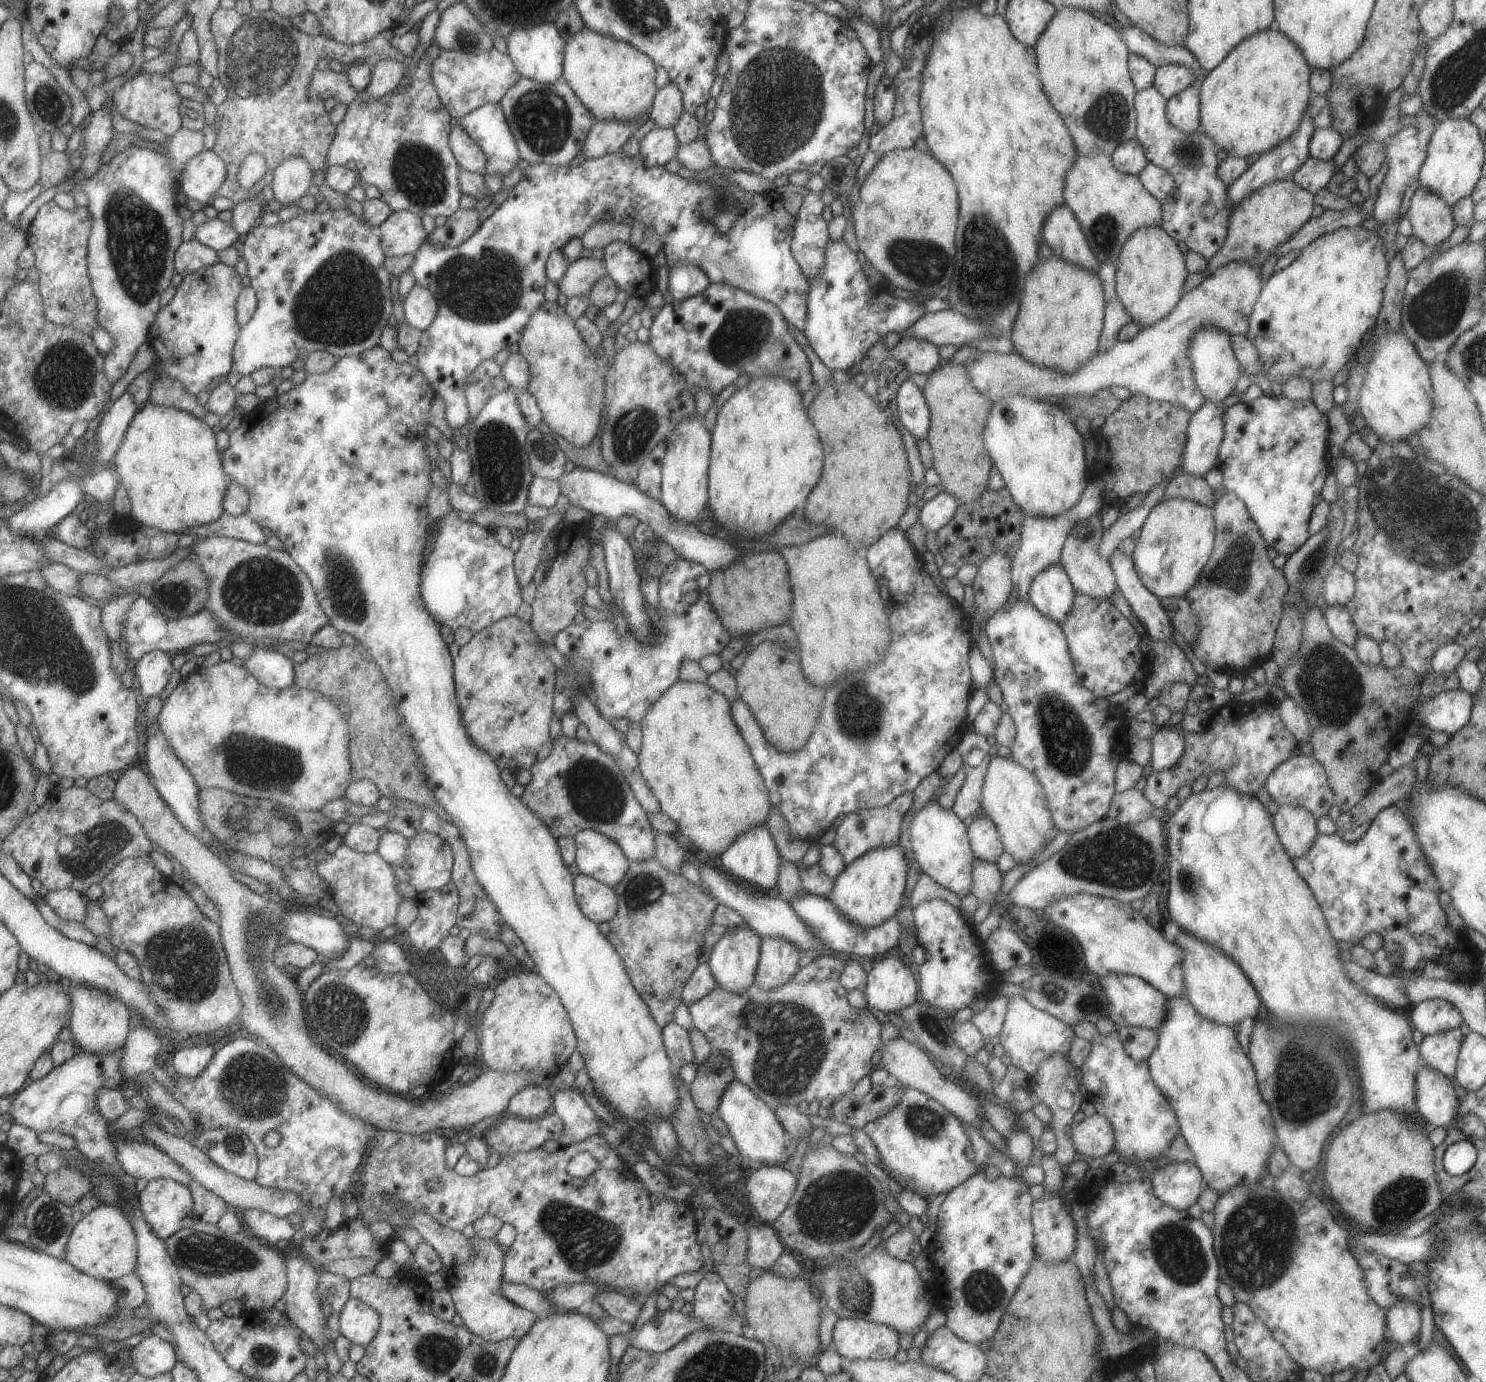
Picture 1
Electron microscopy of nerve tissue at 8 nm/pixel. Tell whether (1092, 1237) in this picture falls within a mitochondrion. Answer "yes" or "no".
no

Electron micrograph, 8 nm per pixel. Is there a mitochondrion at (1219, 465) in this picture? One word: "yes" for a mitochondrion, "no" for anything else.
no

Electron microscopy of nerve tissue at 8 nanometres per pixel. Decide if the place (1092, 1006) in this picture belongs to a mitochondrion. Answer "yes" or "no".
yes

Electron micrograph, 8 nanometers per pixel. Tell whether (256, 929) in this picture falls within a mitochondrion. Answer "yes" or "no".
yes

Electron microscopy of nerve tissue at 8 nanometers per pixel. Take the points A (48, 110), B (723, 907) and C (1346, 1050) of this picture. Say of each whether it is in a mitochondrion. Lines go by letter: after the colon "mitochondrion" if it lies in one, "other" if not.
A: mitochondrion
B: other
C: other

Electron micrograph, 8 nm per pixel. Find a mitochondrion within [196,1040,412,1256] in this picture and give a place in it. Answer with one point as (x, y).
(255, 1087)

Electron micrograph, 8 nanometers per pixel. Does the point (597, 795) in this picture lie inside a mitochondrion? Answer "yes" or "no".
yes

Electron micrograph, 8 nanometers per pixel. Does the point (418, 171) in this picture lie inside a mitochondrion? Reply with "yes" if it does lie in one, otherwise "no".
yes

